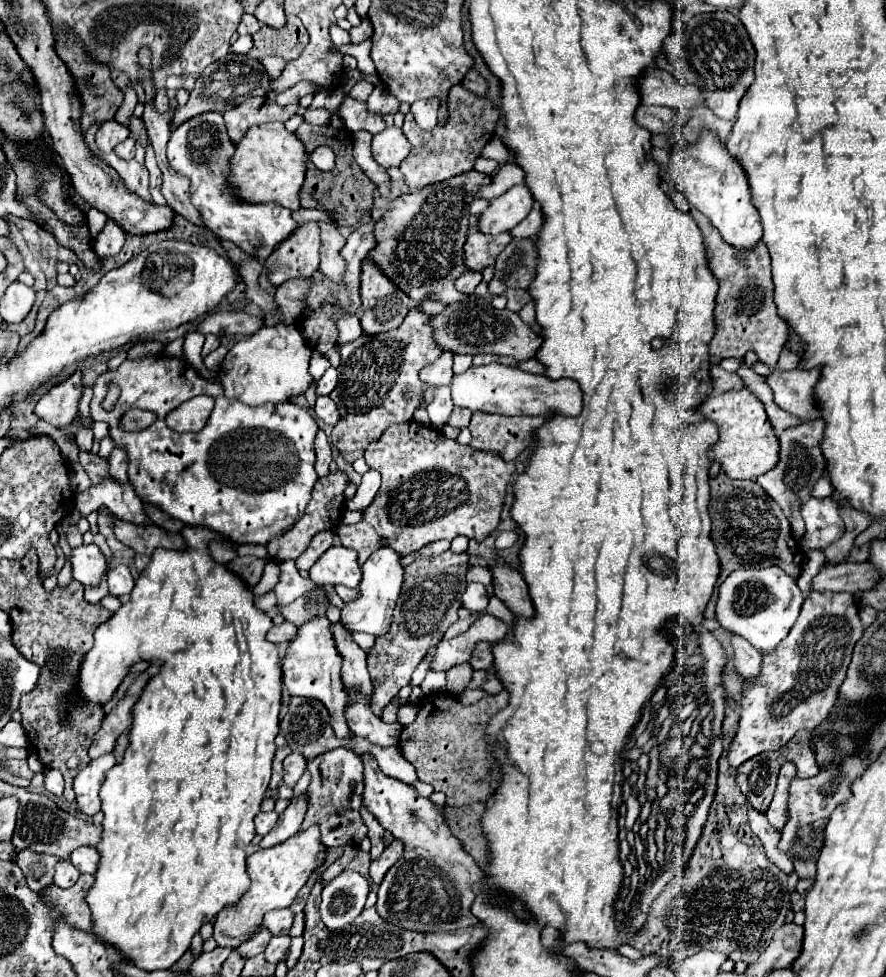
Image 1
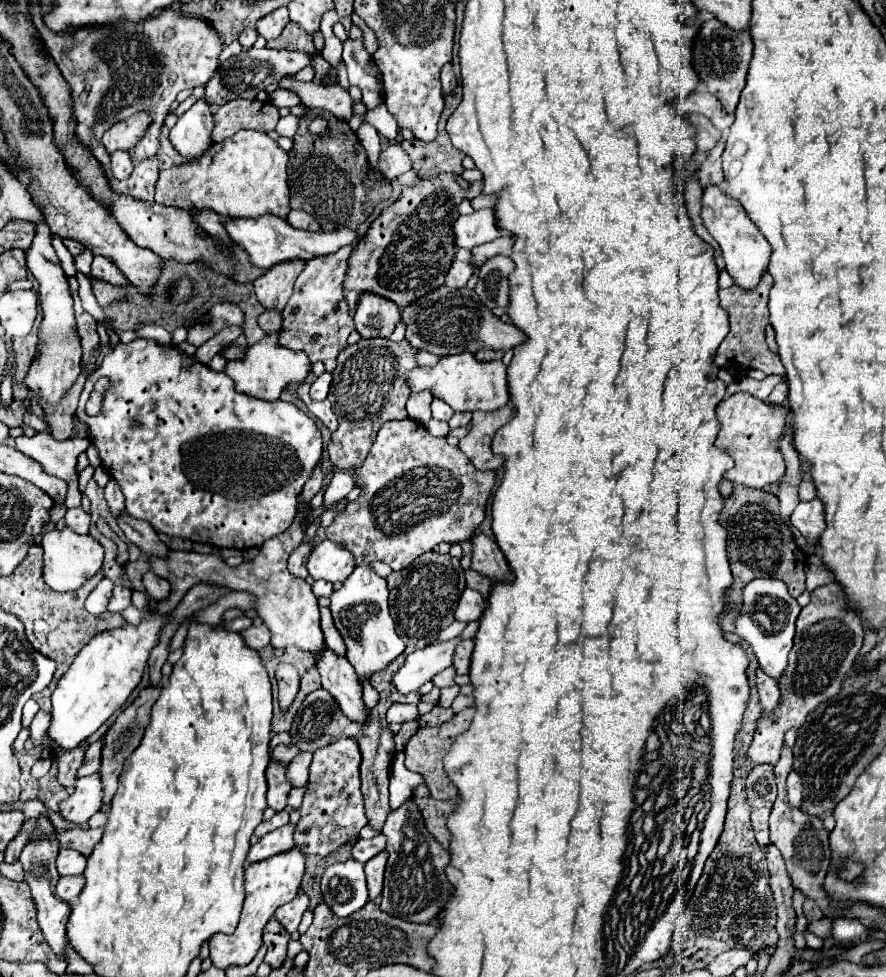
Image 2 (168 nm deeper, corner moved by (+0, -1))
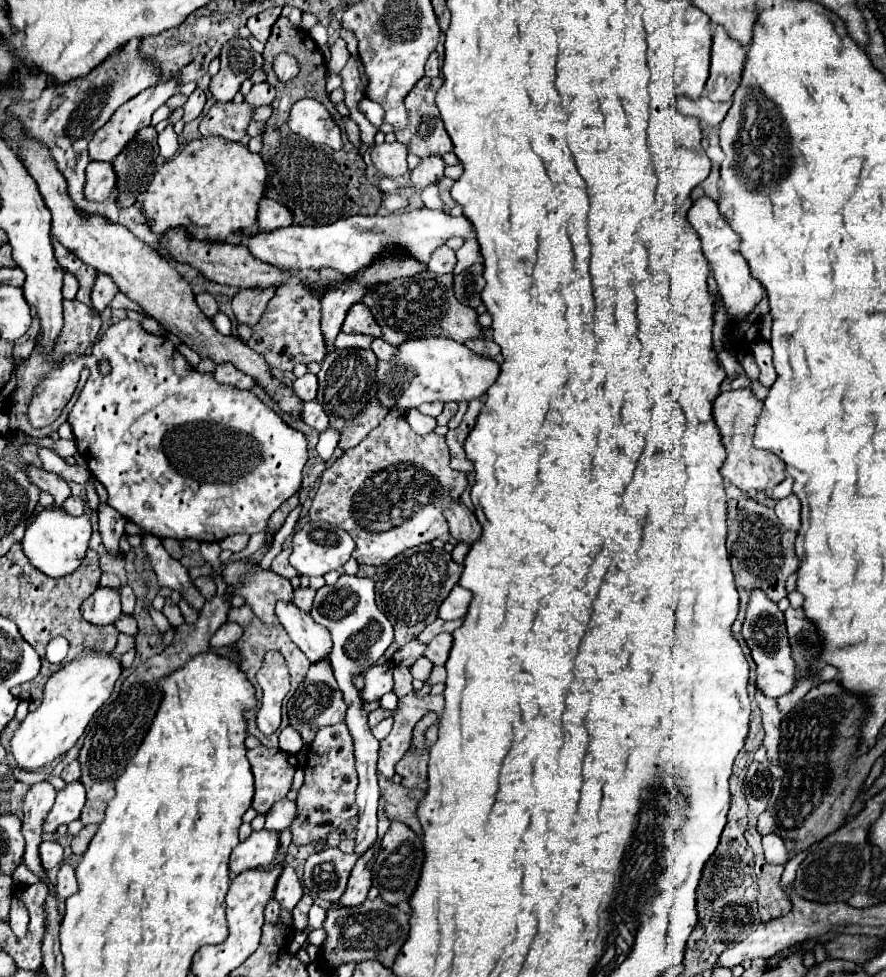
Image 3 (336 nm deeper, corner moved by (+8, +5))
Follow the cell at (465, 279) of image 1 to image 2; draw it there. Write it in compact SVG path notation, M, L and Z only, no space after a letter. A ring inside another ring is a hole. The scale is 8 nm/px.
M454 258L452 266L450 266L450 272L446 274L446 286L448 288L462 288L462 286L466 286L470 276L472 276L470 264L468 262L460 262L458 258Z

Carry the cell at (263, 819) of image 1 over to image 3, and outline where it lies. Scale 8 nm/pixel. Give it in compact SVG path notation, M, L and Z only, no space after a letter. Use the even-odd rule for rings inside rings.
M288 798L276 802L270 812L266 814L266 828L268 830L276 830L276 832L282 832L284 828L288 828L292 824L296 816L296 804L290 802Z

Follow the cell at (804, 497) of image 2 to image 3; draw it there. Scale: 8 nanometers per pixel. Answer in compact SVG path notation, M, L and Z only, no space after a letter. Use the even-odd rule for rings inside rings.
M786 476L786 478L770 492L770 496L772 496L772 498L778 498L778 500L780 500L780 498L786 498L786 496L792 492L792 486L794 486L794 478L792 478L792 476Z

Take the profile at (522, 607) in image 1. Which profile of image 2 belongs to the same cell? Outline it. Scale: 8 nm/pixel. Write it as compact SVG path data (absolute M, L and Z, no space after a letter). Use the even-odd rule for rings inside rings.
M484 534L472 536L472 568L494 582L506 582L512 578L502 550L490 536Z

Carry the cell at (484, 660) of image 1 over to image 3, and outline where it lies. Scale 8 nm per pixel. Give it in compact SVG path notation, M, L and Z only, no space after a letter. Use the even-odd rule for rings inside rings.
M438 634L426 650L426 658L430 658L434 664L446 664L446 658L450 656L450 646L454 638L452 634Z

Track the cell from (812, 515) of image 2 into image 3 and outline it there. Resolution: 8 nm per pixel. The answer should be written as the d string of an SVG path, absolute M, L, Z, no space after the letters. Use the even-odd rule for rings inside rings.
M790 494L788 498L782 498L776 504L776 516L780 518L780 522L786 526L786 530L800 530L800 514L802 514L802 504L798 502L796 494Z

